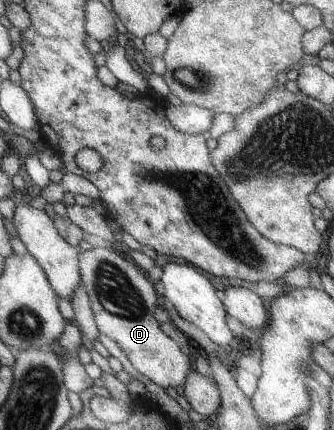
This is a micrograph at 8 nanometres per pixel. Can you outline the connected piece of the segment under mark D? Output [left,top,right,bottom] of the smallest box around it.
[78,248,194,388]

